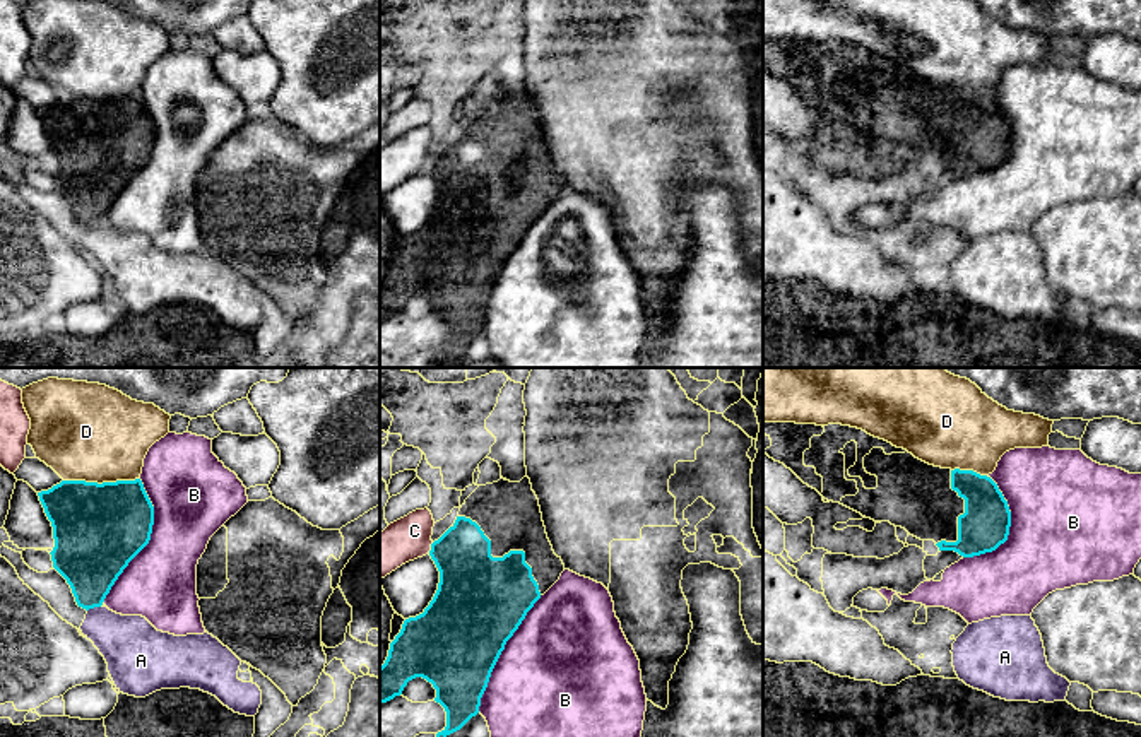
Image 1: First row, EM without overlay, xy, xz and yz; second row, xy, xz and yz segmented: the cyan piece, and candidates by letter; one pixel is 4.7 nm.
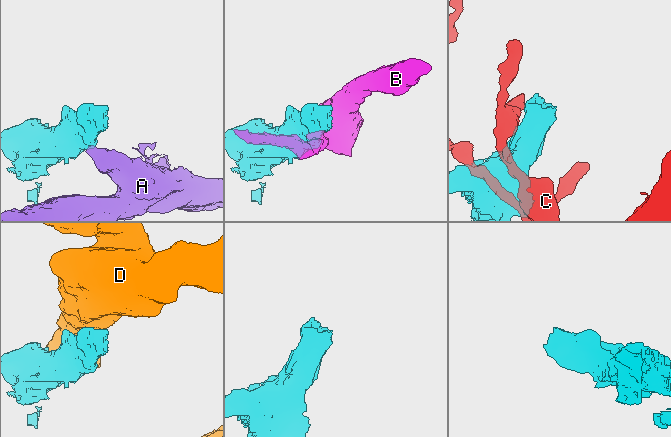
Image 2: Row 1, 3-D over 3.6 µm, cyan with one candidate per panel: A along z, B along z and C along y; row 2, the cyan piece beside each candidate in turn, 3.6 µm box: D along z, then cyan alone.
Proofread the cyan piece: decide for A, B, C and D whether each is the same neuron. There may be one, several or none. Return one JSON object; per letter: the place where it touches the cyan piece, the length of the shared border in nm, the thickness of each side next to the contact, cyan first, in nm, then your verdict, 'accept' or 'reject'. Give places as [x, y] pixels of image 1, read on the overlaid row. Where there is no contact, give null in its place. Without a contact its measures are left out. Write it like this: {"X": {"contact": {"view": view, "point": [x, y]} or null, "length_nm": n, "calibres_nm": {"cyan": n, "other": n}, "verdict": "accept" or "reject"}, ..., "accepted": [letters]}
{"A": {"contact": {"view": "xy", "point": [93, 607]}, "length_nm": 70, "calibres_nm": {"cyan": 320, "other": 280}, "verdict": "reject"}, "B": {"contact": {"view": "xy", "point": [149, 539]}, "length_nm": 600, "calibres_nm": {"cyan": 420, "other": 360}, "verdict": "reject"}, "C": {"contact": {"view": "xz", "point": [431, 548]}, "length_nm": 60, "calibres_nm": {"cyan": 300, "other": 200}, "verdict": "reject"}, "D": {"contact": {"view": "xy", "point": [103, 483]}, "length_nm": 360, "calibres_nm": {"cyan": 420, "other": 460}, "verdict": "reject"}, "accepted": []}

